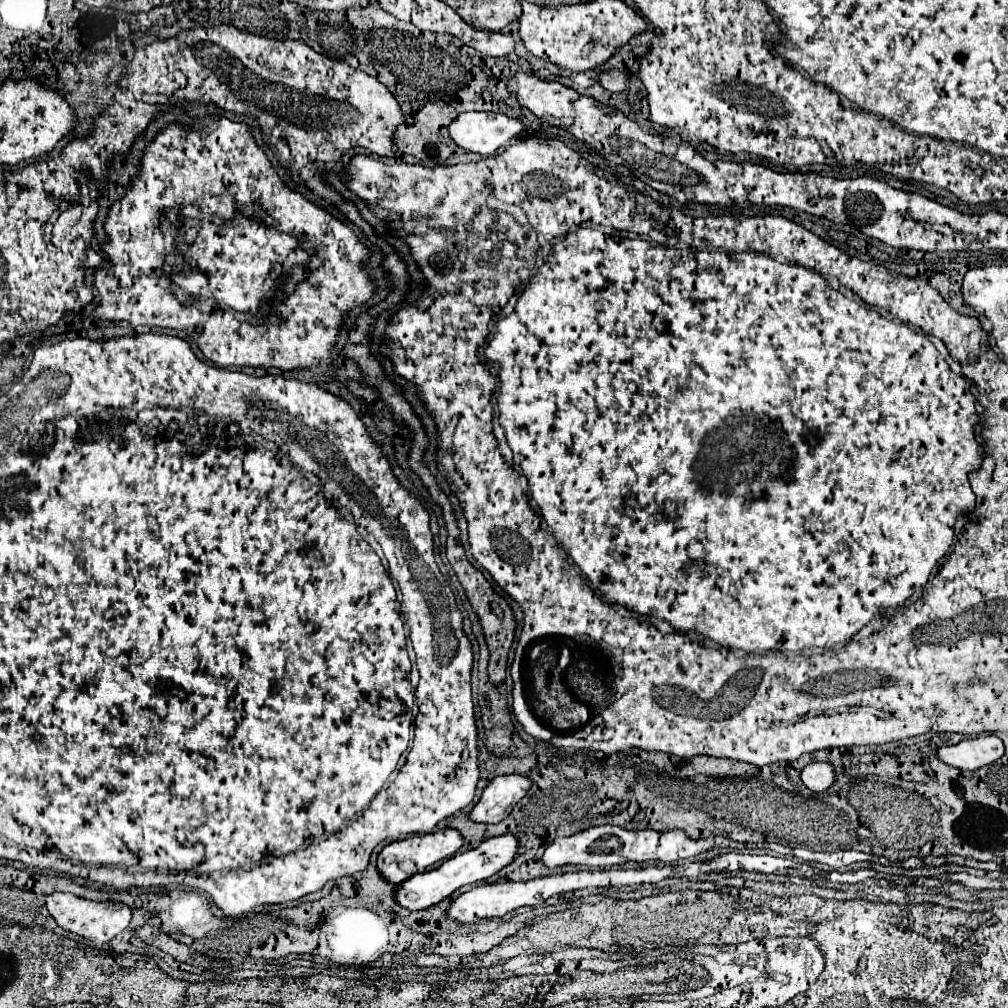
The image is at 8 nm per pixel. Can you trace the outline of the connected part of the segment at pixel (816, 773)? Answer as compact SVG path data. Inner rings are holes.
M810 763L802 771L802 781L812 791L826 791L834 783L834 771L828 763Z

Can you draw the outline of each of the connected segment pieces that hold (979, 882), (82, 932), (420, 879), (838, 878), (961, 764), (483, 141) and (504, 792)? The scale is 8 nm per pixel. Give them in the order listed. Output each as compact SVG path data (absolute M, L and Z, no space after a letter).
M948 873L944 877L948 877L948 881L958 881L968 889L988 889L988 887L990 889L1000 889L1000 887L1004 889L1002 881L992 881L988 877L976 877L976 875L970 875L970 873Z
M52 893L46 899L46 907L48 913L56 919L56 923L66 929L72 931L84 939L90 939L98 945L108 943L110 939L114 939L118 933L122 933L132 919L132 909L126 903L116 903L116 901L90 901L90 899L82 899L76 897L72 893Z
M510 833L502 835L502 837L486 839L476 849L470 849L470 851L464 851L464 853L458 853L458 855L446 859L438 869L432 869L422 875L414 875L406 883L400 883L398 891L396 891L396 901L410 911L428 909L428 907L448 899L454 891L458 891L464 885L472 885L472 883L490 879L492 875L496 875L500 869L504 869L506 865L510 865L516 859L518 849L520 849L520 841L518 841L518 837L514 837Z
M864 869L864 871L832 871L830 881L854 885L854 883L860 883L860 881L864 881L868 877L876 877L876 875L878 875L876 871L868 871L868 869Z
M978 735L960 741L958 745L938 749L938 757L944 763L968 771L996 763L1002 757L1002 753L1004 753L1004 743L996 735Z
M460 113L448 127L460 147L480 155L494 155L522 129L518 119L500 113Z
M512 773L496 777L482 793L478 805L470 811L470 819L478 823L500 823L504 821L512 807L530 791L532 779Z

